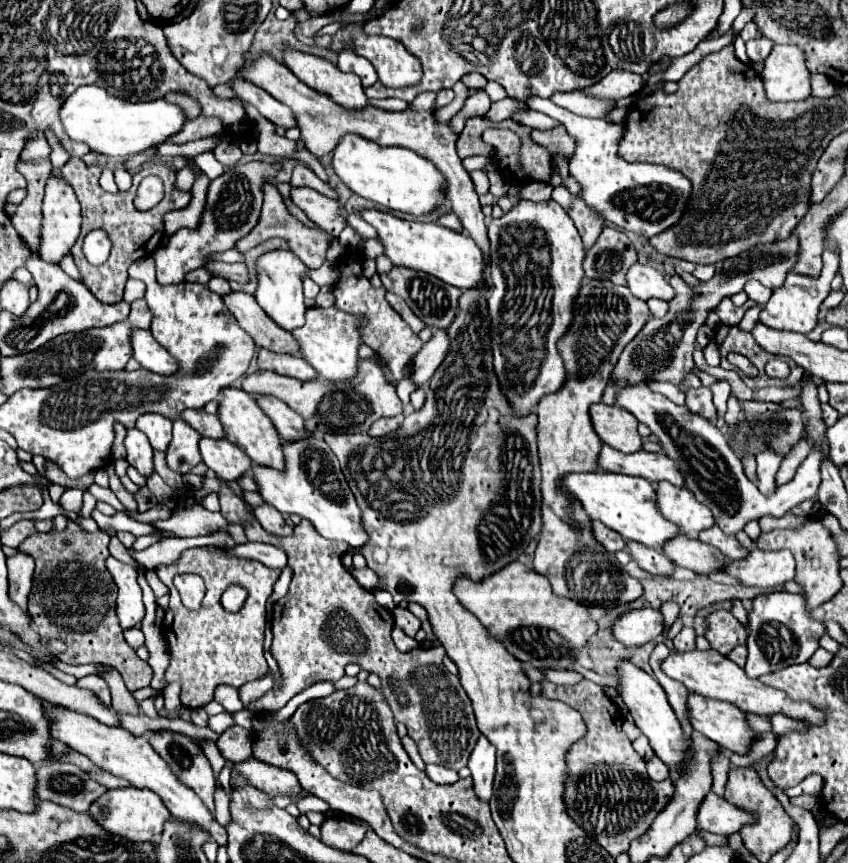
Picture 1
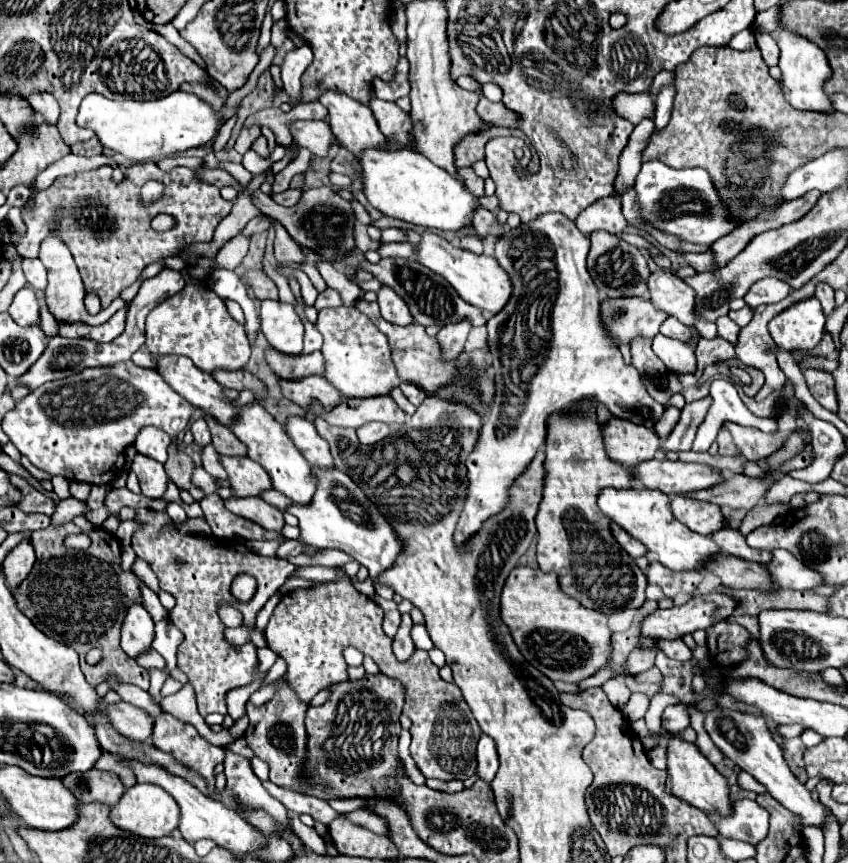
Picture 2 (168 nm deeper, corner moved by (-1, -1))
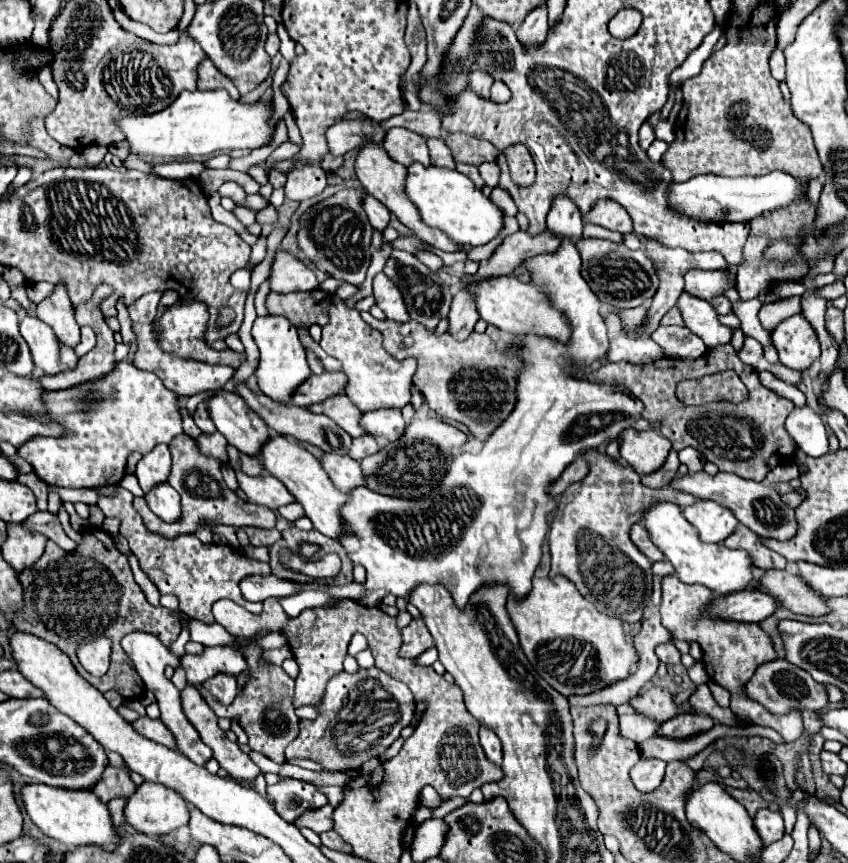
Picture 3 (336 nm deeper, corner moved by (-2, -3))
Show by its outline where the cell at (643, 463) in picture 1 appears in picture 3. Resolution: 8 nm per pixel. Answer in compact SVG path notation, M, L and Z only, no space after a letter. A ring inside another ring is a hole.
M698 471L698 473L688 473L684 477L678 477L676 481L672 481L672 487L678 491L686 491L698 499L712 499L728 507L738 517L738 521L746 525L748 529L752 529L758 537L788 541L798 533L798 519L794 515L794 509L782 503L778 491L772 485L756 483L756 481L750 481L732 473L708 475L704 471Z

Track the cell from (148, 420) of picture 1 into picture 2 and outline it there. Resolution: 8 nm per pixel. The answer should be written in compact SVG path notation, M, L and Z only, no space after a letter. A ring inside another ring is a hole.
M143 427L135 439L135 449L143 455L149 455L153 459L157 459L159 463L167 461L167 449L171 445L171 437L157 429L157 427Z

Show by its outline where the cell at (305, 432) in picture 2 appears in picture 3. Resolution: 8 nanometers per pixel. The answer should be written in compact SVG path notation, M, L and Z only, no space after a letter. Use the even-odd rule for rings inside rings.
M328 453L322 459L322 467L324 471L330 475L332 483L344 491L344 493L352 493L356 487L366 485L362 467L358 461L352 461L348 455L336 455L336 453Z

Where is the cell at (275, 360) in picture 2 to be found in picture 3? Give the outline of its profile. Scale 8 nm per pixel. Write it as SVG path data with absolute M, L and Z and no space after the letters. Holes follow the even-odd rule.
M322 373L322 375L312 375L300 389L296 389L296 397L292 397L292 403L298 407L308 407L320 401L326 401L328 397L342 395L346 391L348 377L344 373Z

